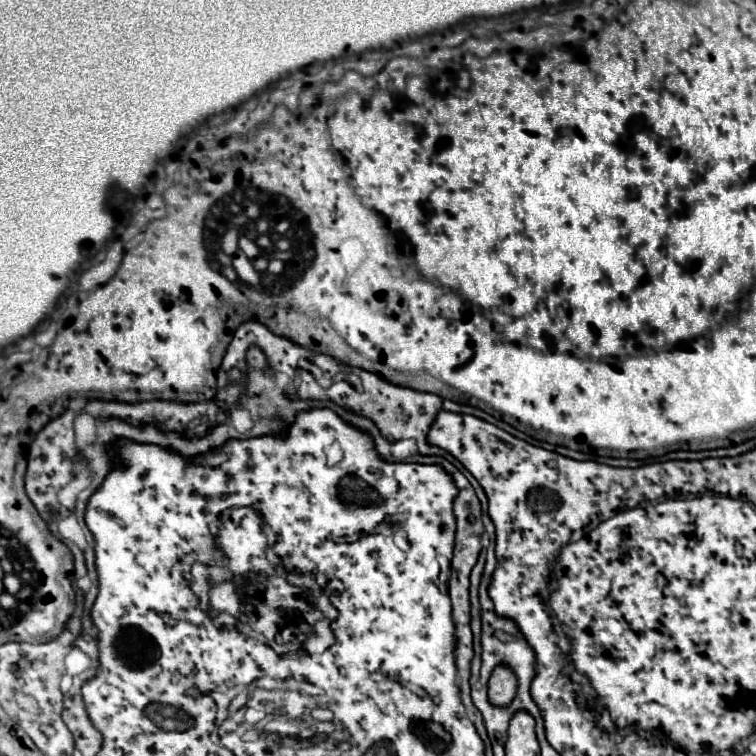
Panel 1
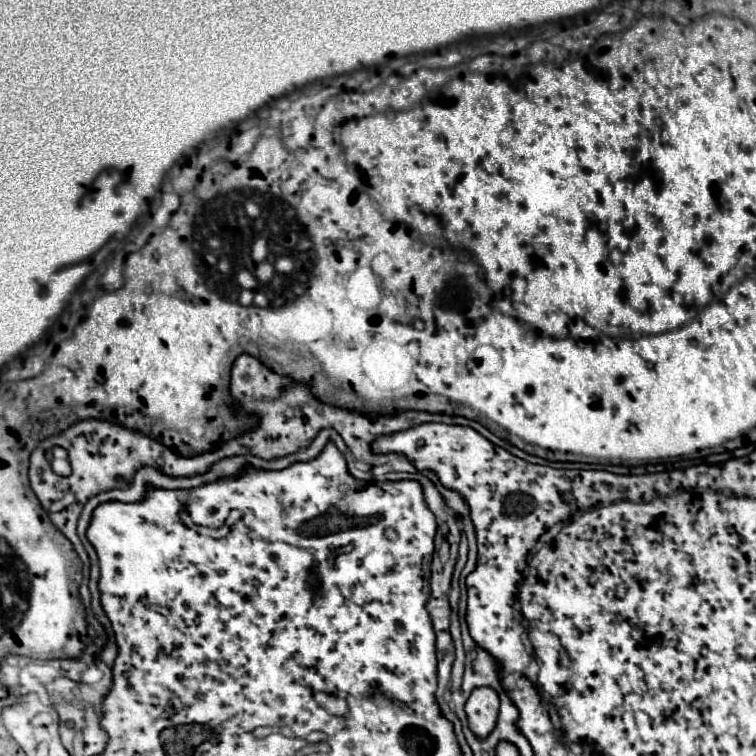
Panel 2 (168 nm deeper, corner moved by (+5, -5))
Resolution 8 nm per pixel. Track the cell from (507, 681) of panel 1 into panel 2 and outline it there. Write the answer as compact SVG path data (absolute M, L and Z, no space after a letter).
M476 688L464 710L468 716L468 728L472 730L472 734L480 740L484 740L496 724L496 716L498 716L498 694L492 688Z

